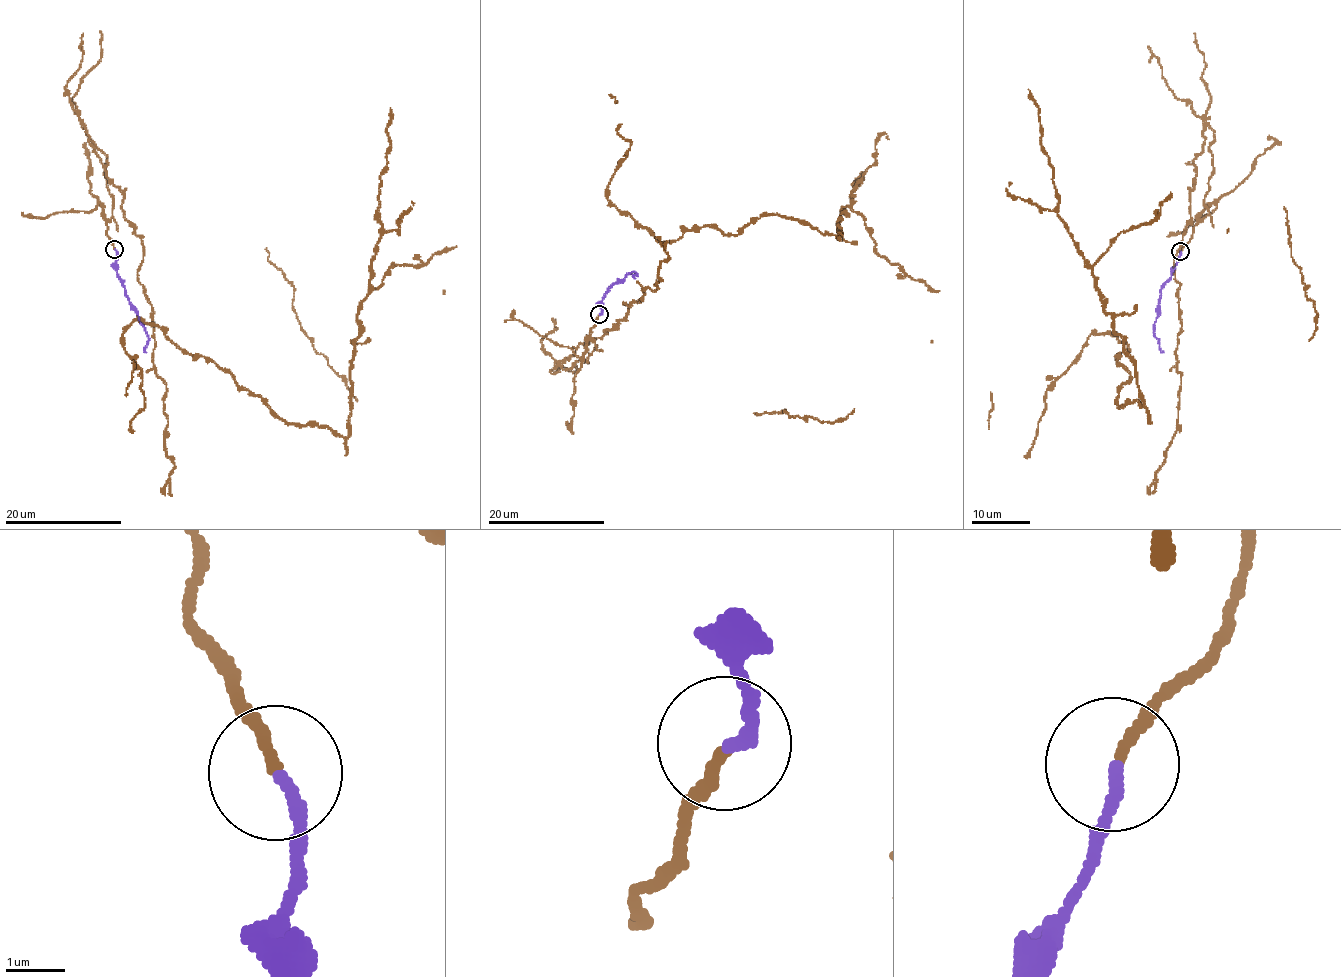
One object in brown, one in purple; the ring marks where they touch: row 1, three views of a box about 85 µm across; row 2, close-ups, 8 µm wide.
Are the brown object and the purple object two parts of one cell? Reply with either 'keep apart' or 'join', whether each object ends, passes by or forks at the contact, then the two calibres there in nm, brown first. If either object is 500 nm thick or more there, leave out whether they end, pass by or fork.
keep apart; brown ends there; purple ends there; 180 nm thick on the brown side, 220 nm on the other

